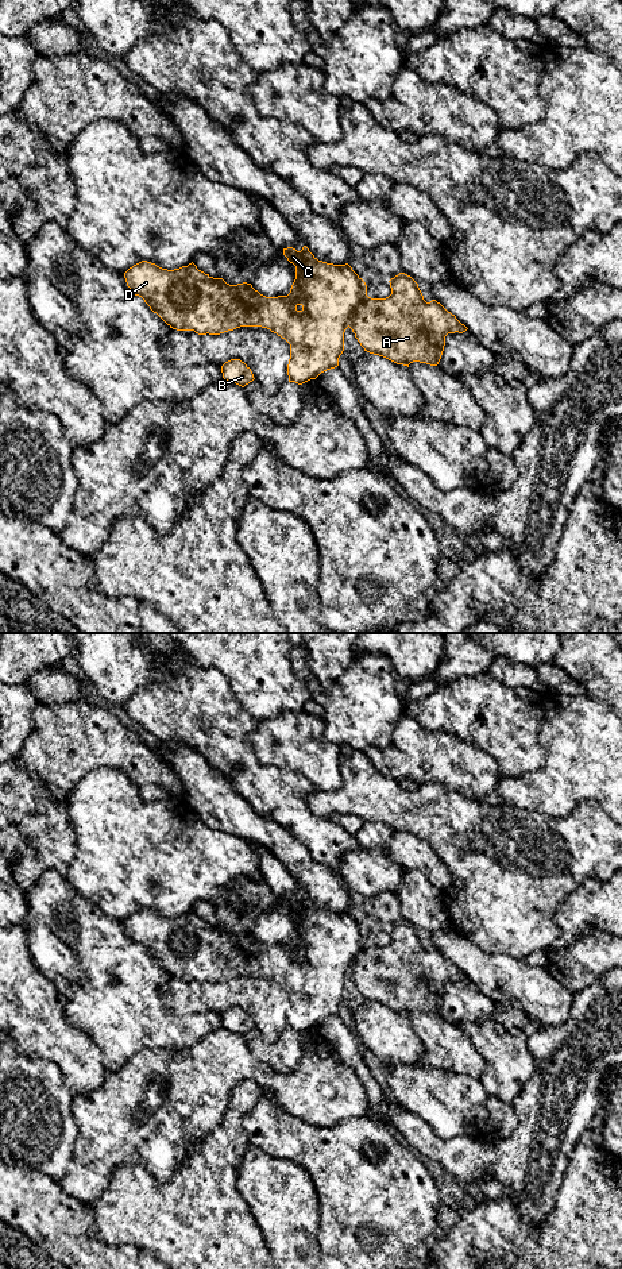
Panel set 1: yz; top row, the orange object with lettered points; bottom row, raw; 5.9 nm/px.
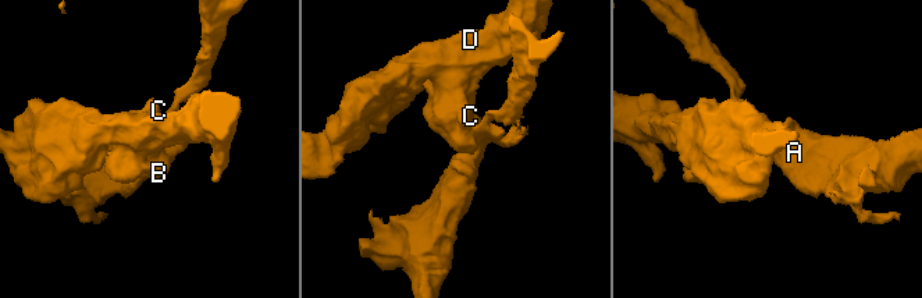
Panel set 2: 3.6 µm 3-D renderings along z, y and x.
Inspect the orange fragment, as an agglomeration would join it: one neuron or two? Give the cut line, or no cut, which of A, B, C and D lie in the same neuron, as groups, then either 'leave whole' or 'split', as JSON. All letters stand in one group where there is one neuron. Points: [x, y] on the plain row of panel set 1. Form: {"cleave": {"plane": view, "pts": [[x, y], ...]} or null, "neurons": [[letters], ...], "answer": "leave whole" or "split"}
{"cleave": {"plane": "yz", "pts": [[366, 942], [355, 955], [348, 974]]}, "neurons": [["A"], ["B", "C", "D"]], "answer": "split"}

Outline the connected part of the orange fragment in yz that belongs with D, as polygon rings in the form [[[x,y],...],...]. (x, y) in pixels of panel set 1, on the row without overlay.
[[[306,894],[301,899],[293,895],[283,896],[283,903],[295,914],[295,927],[287,944],[266,945],[247,930],[229,933],[223,926],[213,926],[198,918],[193,910],[179,917],[167,918],[142,909],[130,915],[124,921],[124,926],[130,938],[142,945],[150,957],[173,977],[194,979],[198,983],[220,983],[240,975],[270,977],[290,992],[289,1030],[302,1033],[339,1014],[339,1006],[344,999],[344,980],[349,975],[355,954],[367,944],[367,933],[348,911],[333,913],[318,909]]]

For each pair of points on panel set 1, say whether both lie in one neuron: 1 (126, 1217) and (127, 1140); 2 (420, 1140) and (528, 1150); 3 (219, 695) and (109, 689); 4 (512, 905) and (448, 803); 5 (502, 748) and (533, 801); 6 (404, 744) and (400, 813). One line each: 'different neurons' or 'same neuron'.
1: different neurons
2: same neuron
3: different neurons
4: same neuron
5: different neurons
6: different neurons

